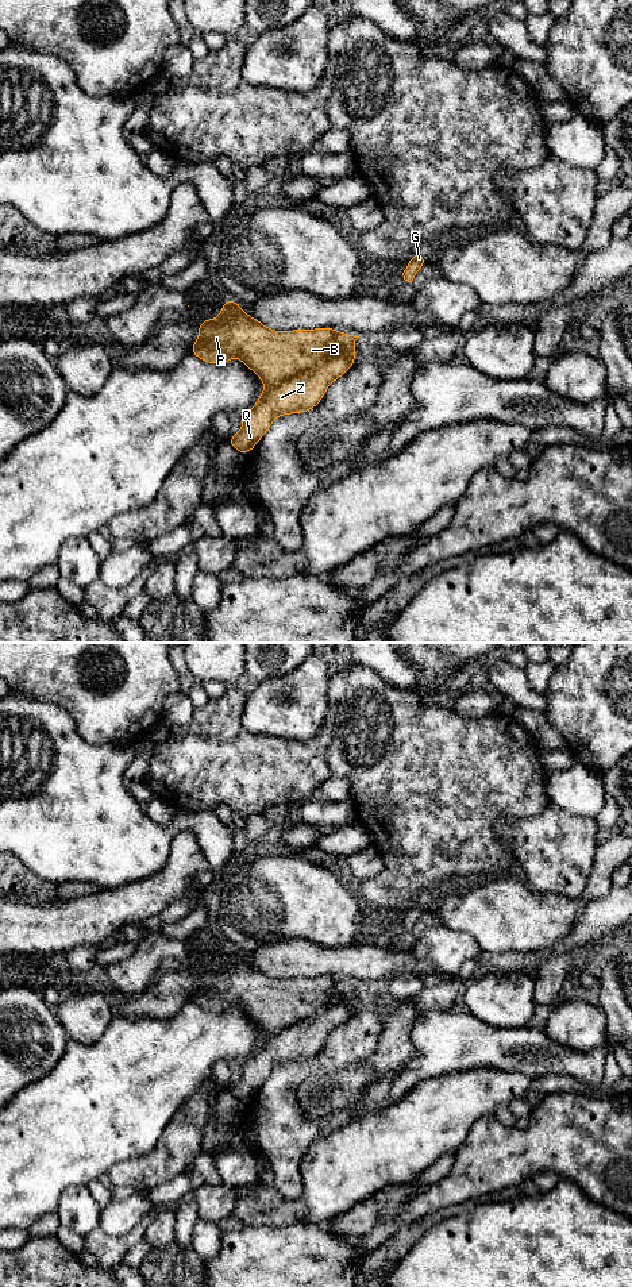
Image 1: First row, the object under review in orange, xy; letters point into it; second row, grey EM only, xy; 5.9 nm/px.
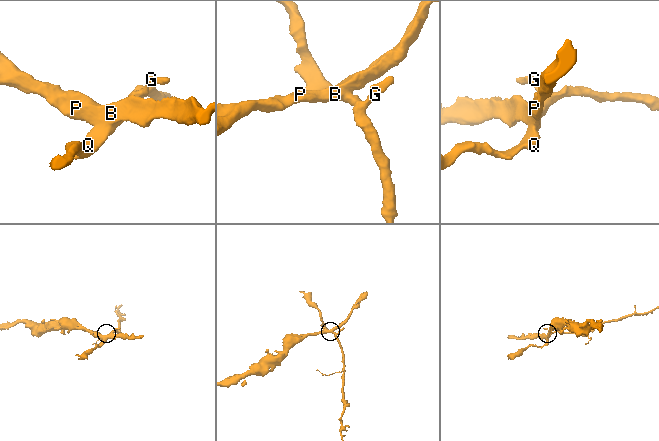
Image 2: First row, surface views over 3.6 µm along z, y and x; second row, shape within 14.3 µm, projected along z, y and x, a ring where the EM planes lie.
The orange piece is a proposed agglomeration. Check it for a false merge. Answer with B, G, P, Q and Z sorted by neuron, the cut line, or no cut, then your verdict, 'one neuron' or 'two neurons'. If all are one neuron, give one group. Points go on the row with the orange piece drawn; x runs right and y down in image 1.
groups B P / G Q Z; cut xy (350, 336), (316, 365), (293, 377), (266, 386); two neurons

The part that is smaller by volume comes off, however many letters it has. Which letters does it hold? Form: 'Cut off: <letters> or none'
Cut off: G, Q, Z

